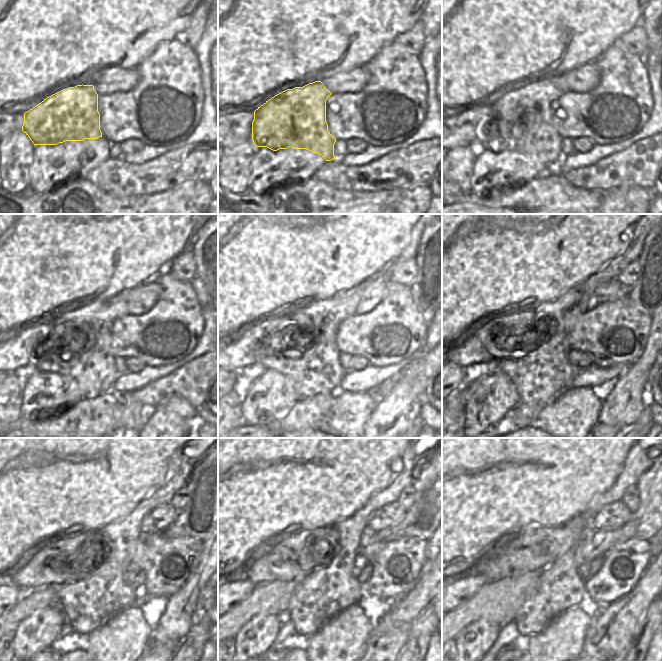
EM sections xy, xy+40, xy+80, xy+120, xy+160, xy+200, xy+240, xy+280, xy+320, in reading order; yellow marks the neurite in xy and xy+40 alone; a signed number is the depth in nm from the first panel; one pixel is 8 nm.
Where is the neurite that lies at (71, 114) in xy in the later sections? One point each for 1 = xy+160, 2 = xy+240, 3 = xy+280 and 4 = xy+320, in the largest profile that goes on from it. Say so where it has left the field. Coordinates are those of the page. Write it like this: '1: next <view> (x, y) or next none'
1: next xy+160 (318, 372)
2: next xy+240 (87, 604)
3: next xy+280 (317, 599)
4: next xy+320 (561, 588)

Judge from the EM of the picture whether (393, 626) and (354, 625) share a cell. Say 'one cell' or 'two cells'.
two cells

